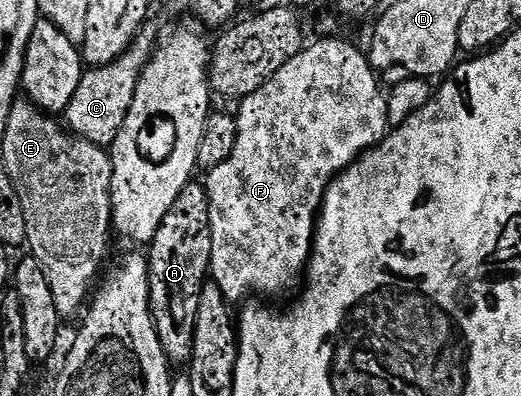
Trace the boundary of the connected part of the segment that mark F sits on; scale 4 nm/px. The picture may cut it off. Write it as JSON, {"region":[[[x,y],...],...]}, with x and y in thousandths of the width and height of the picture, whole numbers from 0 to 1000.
{"region":[[[614,98],[614,101],[622,101],[622,104],[607,104],[607,106],[603,106],[603,109],[601,109],[601,114],[599,114],[599,106],[597,106],[597,111],[593,111],[593,114],[591,114],[591,116],[589,116],[589,119],[585,119],[585,121],[582,121],[582,124],[578,124],[578,126],[576,126],[576,134],[574,134],[574,136],[572,136],[572,139],[564,139],[564,149],[557,149],[557,159],[549,159],[549,169],[541,169],[541,179],[534,179],[534,189],[526,189],[526,192],[524,192],[524,194],[522,194],[522,197],[520,197],[520,199],[516,199],[516,205],[514,205],[514,207],[511,207],[511,210],[509,210],[509,212],[507,212],[507,215],[505,215],[505,217],[503,217],[503,220],[495,220],[495,230],[488,230],[488,232],[486,232],[486,235],[482,235],[482,237],[480,237],[480,240],[478,240],[478,245],[472,245],[472,247],[466,247],[466,253],[463,253],[463,255],[461,255],[461,258],[459,258],[459,265],[457,265],[457,268],[461,268],[461,278],[457,278],[457,280],[455,280],[455,278],[451,278],[451,285],[449,285],[449,293],[451,293],[451,298],[453,298],[453,318],[455,318],[455,321],[457,321],[457,361],[449,361],[449,391],[441,391],[441,402],[434,402],[434,412],[418,412],[418,422],[411,422],[411,424],[409,424],[409,427],[403,427],[403,429],[397,429],[397,437],[395,437],[395,447],[399,447],[399,457],[397,457],[397,455],[395,455],[395,475],[397,475],[397,480],[399,480],[399,510],[401,510],[401,513],[403,513],[403,593],[405,593],[405,596],[407,596],[407,631],[405,631],[405,634],[403,634],[403,654],[405,654],[405,657],[407,657],[407,667],[405,667],[405,672],[403,672],[403,699],[405,699],[405,707],[407,707],[407,710],[409,710],[409,712],[411,712],[411,715],[413,715],[413,717],[415,717],[415,722],[417,722],[417,725],[420,725],[420,730],[422,730],[422,732],[424,732],[424,735],[426,735],[426,745],[428,745],[428,747],[430,747],[430,750],[432,750],[432,755],[434,755],[434,758],[438,758],[438,763],[441,763],[441,765],[453,765],[453,760],[461,760],[461,758],[463,758],[463,760],[461,760],[461,763],[466,763],[466,760],[468,760],[468,758],[470,758],[470,755],[476,755],[476,753],[468,753],[468,755],[466,755],[466,750],[476,750],[476,747],[480,747],[480,745],[482,745],[482,740],[493,740],[493,745],[495,745],[495,747],[499,747],[499,750],[493,750],[493,753],[499,753],[499,755],[514,755],[514,753],[507,753],[507,750],[537,750],[537,747],[541,747],[541,745],[543,745],[543,740],[545,740],[545,737],[549,737],[549,735],[551,735],[551,730],[560,730],[560,727],[564,727],[564,725],[566,725],[566,720],[568,720],[568,717],[570,717],[570,720],[568,720],[568,727],[570,727],[570,722],[574,722],[574,720],[576,720],[576,717],[578,717],[578,710],[580,710],[580,702],[582,702],[582,699],[583,699],[583,697],[585,697],[585,689],[587,689],[587,682],[589,682],[589,674],[591,674],[591,652],[593,652],[593,649],[597,649],[597,646],[599,646],[599,604],[601,604],[601,598],[605,598],[605,596],[607,596],[607,563],[608,563],[608,556],[610,556],[610,540],[612,540],[612,535],[614,535],[614,515],[616,515],[616,513],[618,513],[618,510],[622,510],[622,485],[626,485],[626,482],[628,482],[628,477],[630,477],[630,465],[631,465],[631,462],[633,462],[633,460],[635,460],[635,457],[637,457],[637,452],[639,452],[639,449],[641,449],[641,447],[647,447],[647,444],[649,444],[649,439],[653,439],[653,434],[656,434],[656,432],[658,432],[658,429],[660,429],[660,427],[664,427],[664,424],[668,424],[668,419],[670,419],[670,417],[678,417],[678,414],[679,414],[679,412],[681,412],[681,409],[683,409],[683,407],[689,407],[689,404],[691,404],[691,399],[693,399],[693,396],[697,396],[697,394],[699,394],[699,389],[701,389],[701,386],[704,386],[704,384],[706,384],[706,379],[708,379],[708,376],[716,376],[716,371],[720,371],[720,369],[722,369],[722,366],[724,366],[724,364],[726,364],[726,359],[729,359],[729,356],[735,356],[735,354],[737,354],[737,348],[739,348],[739,346],[743,346],[743,343],[745,343],[745,338],[747,338],[747,333],[749,333],[749,318],[747,318],[747,313],[745,313],[745,250],[743,250],[743,242],[737,242],[737,240],[733,240],[733,225],[731,225],[731,217],[729,217],[729,215],[727,215],[727,212],[726,212],[726,184],[724,184],[724,177],[720,177],[720,174],[716,174],[716,172],[714,172],[714,157],[712,157],[712,154],[708,154],[708,152],[706,152],[706,146],[704,146],[704,141],[702,141],[702,134],[701,134],[701,126],[699,126],[699,124],[697,124],[697,121],[695,121],[695,124],[693,124],[693,126],[691,126],[691,124],[681,124],[681,119],[679,119],[679,116],[676,116],[676,114],[674,114],[674,109],[672,109],[672,106],[668,106],[668,104],[637,104],[637,101],[645,101],[645,98]]]}

